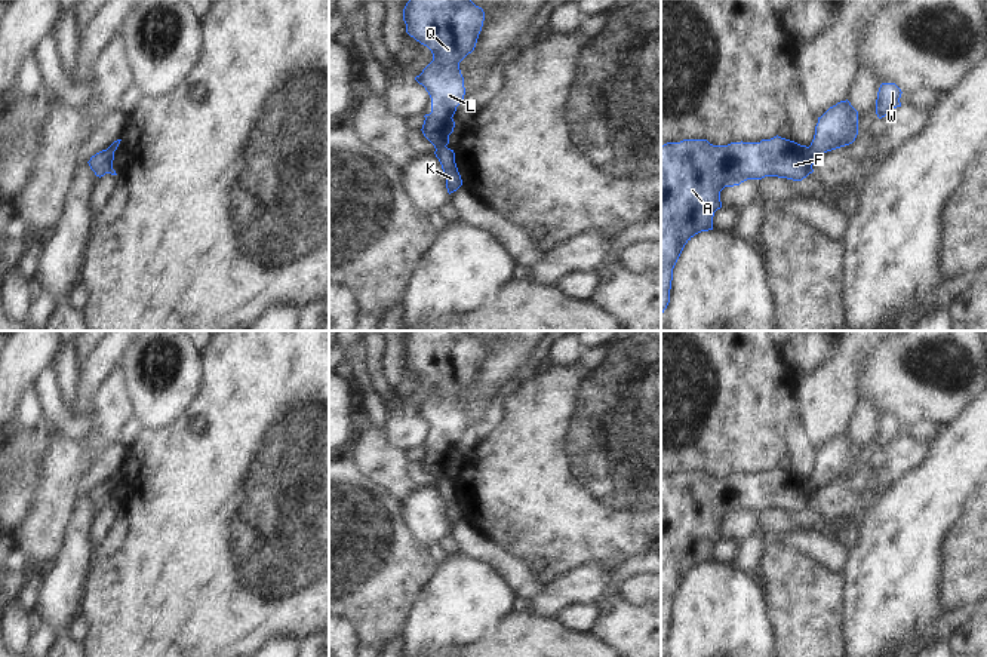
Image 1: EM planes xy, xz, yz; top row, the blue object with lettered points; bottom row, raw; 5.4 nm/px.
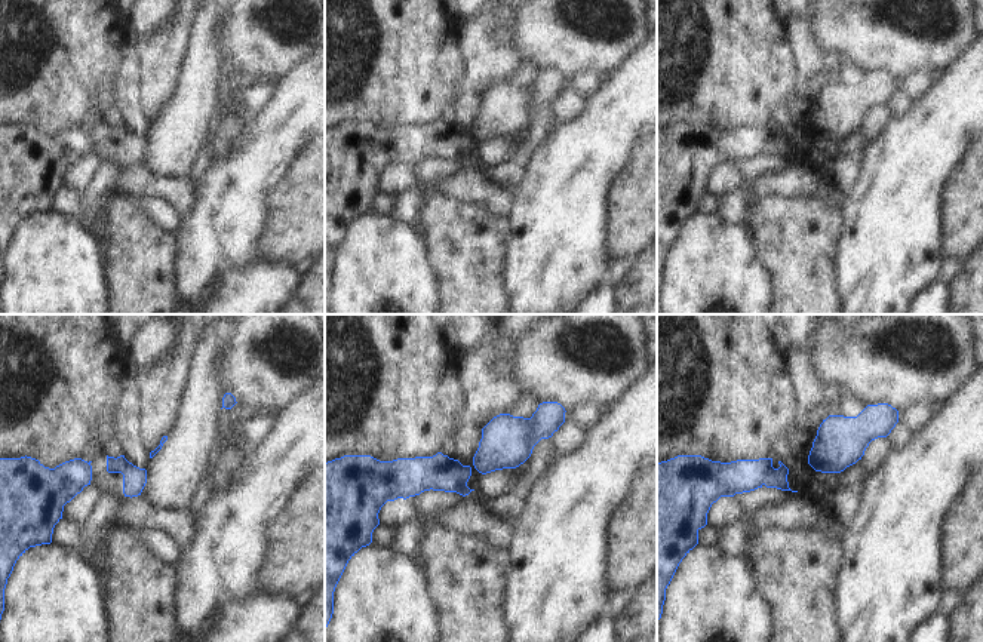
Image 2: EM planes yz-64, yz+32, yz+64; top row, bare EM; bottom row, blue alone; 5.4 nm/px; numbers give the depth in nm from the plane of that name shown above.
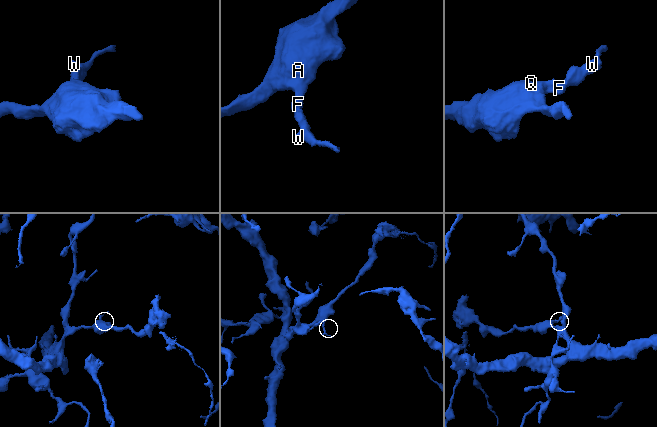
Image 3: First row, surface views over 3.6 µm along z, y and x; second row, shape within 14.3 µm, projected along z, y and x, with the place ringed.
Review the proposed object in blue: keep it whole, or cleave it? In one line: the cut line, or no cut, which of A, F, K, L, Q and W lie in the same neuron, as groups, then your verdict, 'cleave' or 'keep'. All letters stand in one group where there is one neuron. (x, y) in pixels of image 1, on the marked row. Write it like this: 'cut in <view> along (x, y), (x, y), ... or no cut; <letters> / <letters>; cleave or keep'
cut in yz along (808, 147), (814, 160); A F L Q / K W; cleave

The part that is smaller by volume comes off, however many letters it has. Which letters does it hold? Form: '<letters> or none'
K, W

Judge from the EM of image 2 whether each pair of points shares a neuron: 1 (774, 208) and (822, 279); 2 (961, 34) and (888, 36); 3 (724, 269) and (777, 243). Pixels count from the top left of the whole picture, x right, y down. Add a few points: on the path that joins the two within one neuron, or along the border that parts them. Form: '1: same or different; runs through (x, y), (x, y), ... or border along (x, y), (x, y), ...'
1: same; runs through (782, 226), (798, 242), (799, 257), (804, 261)
2: same; runs through (943, 39), (934, 42), (931, 39), (906, 36)
3: different; border along (745, 224), (771, 285)

